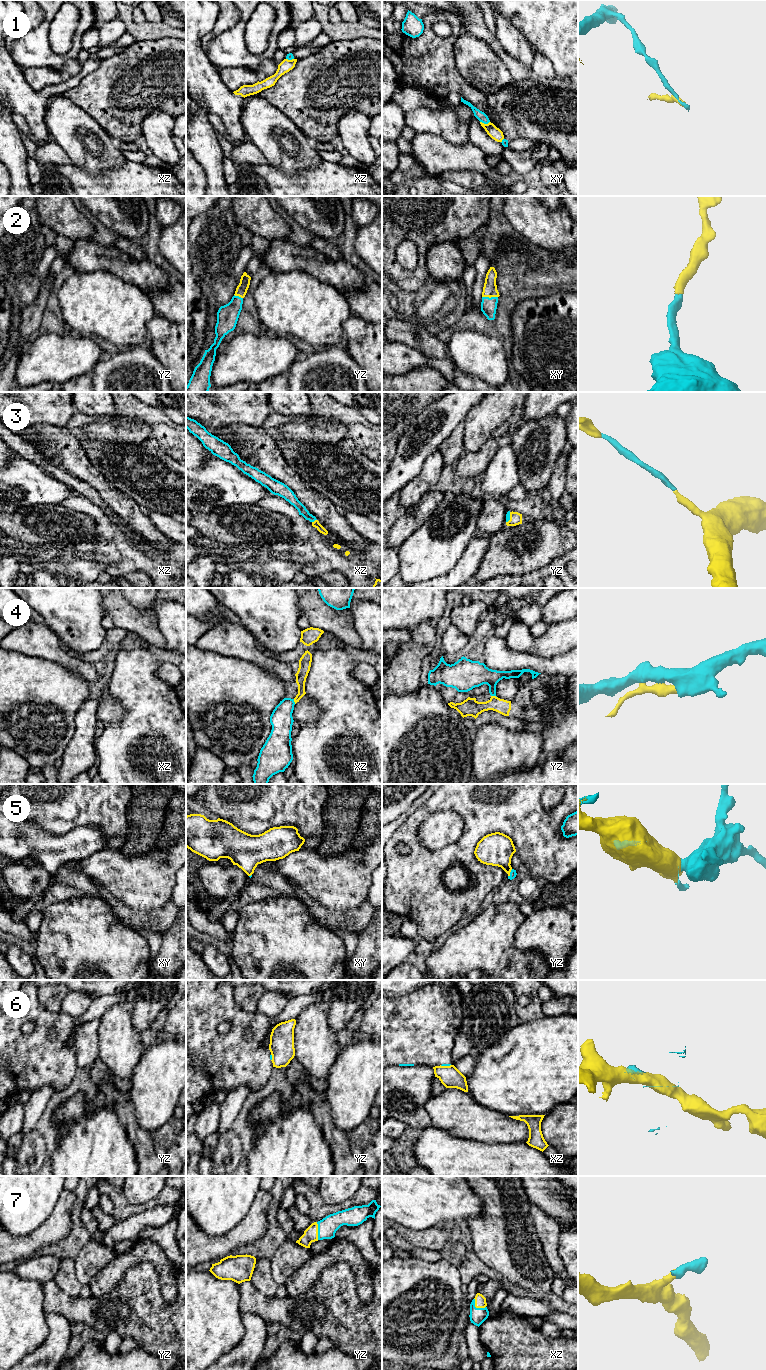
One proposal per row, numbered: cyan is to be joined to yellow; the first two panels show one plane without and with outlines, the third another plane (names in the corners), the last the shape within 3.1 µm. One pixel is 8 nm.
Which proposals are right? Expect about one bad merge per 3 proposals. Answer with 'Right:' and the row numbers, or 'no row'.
Right: 2, 3, 5, 7

